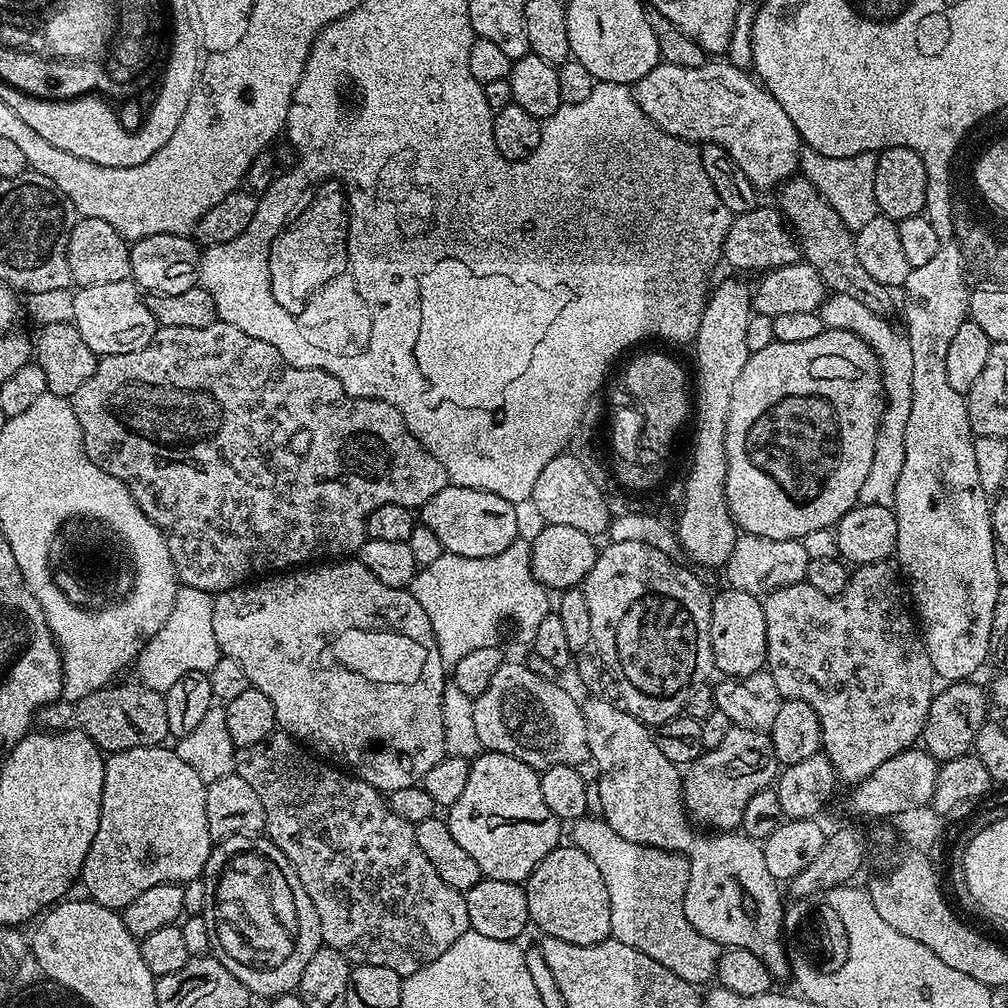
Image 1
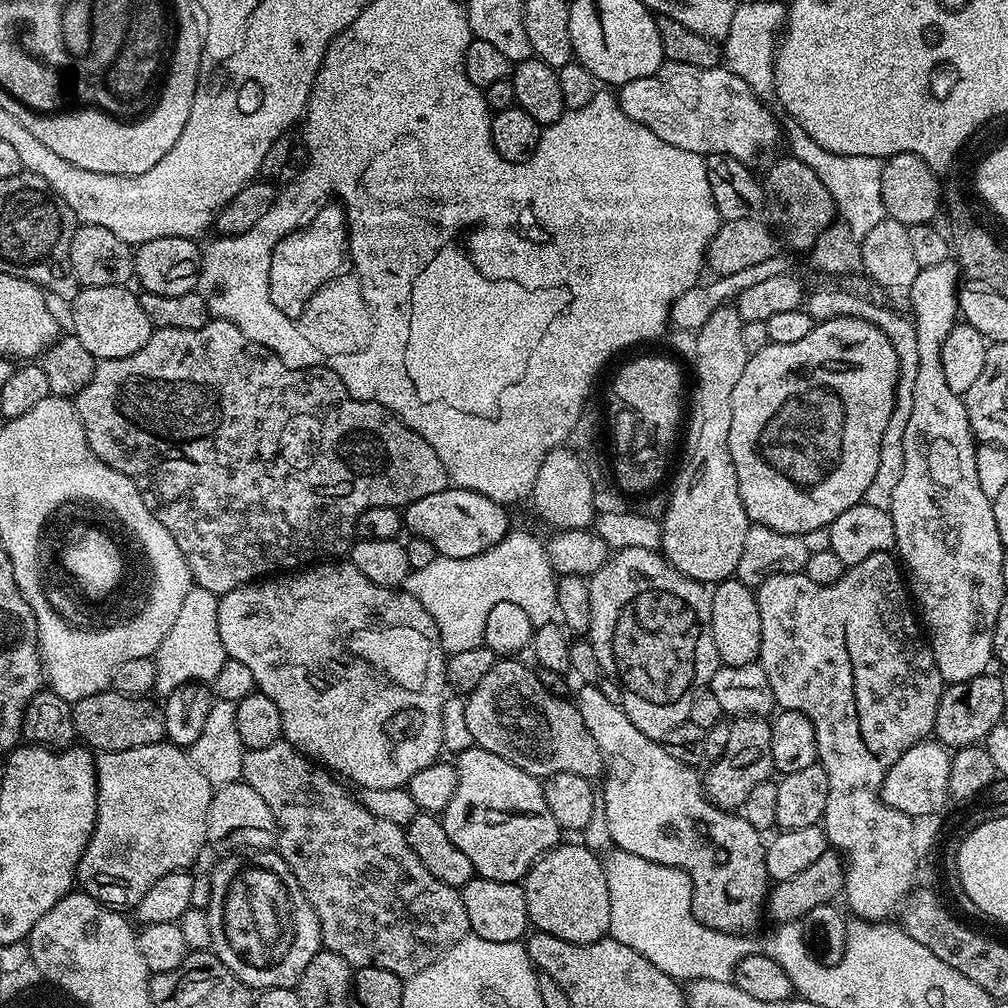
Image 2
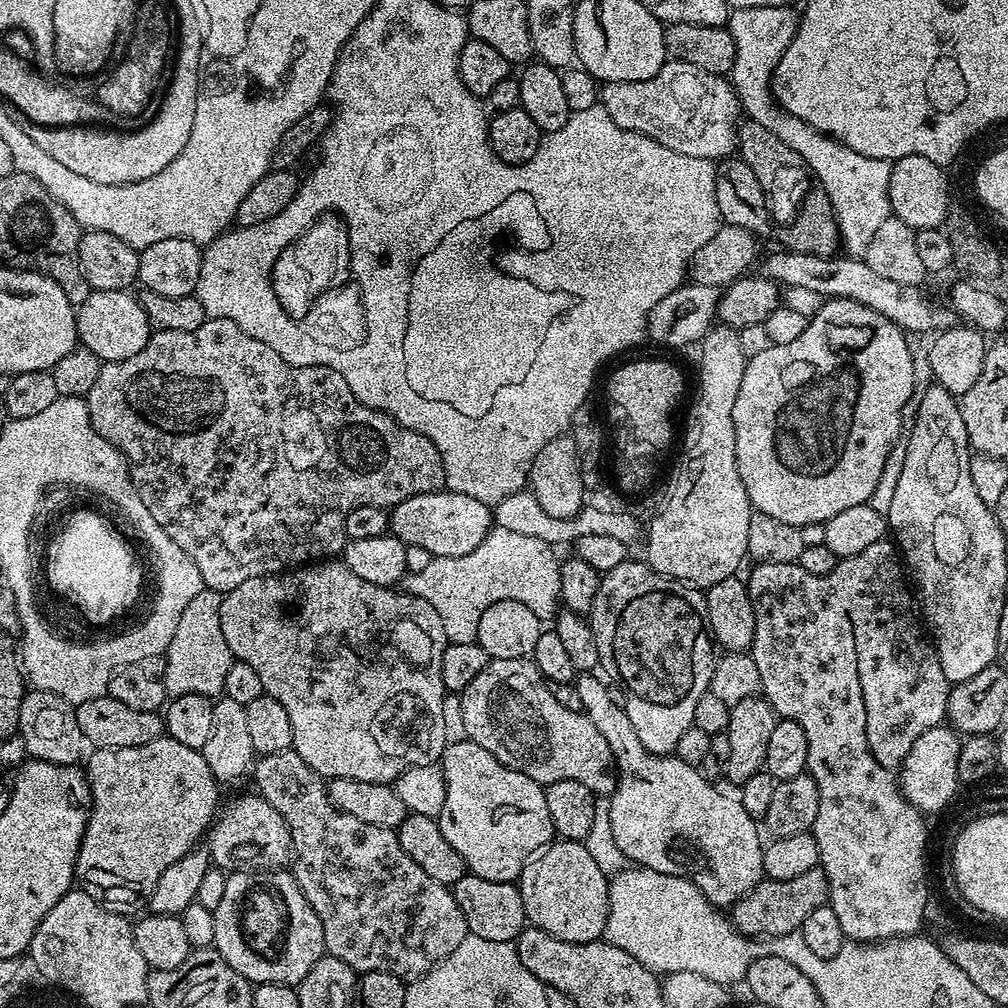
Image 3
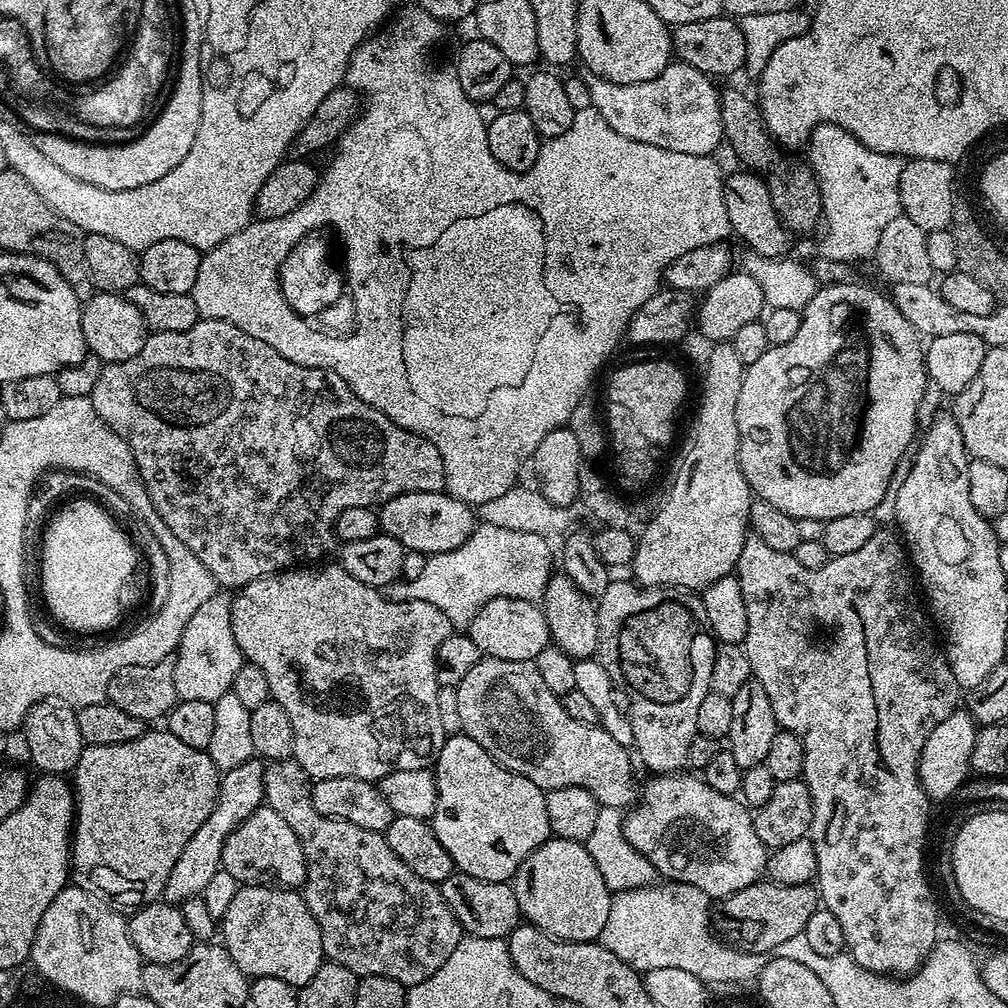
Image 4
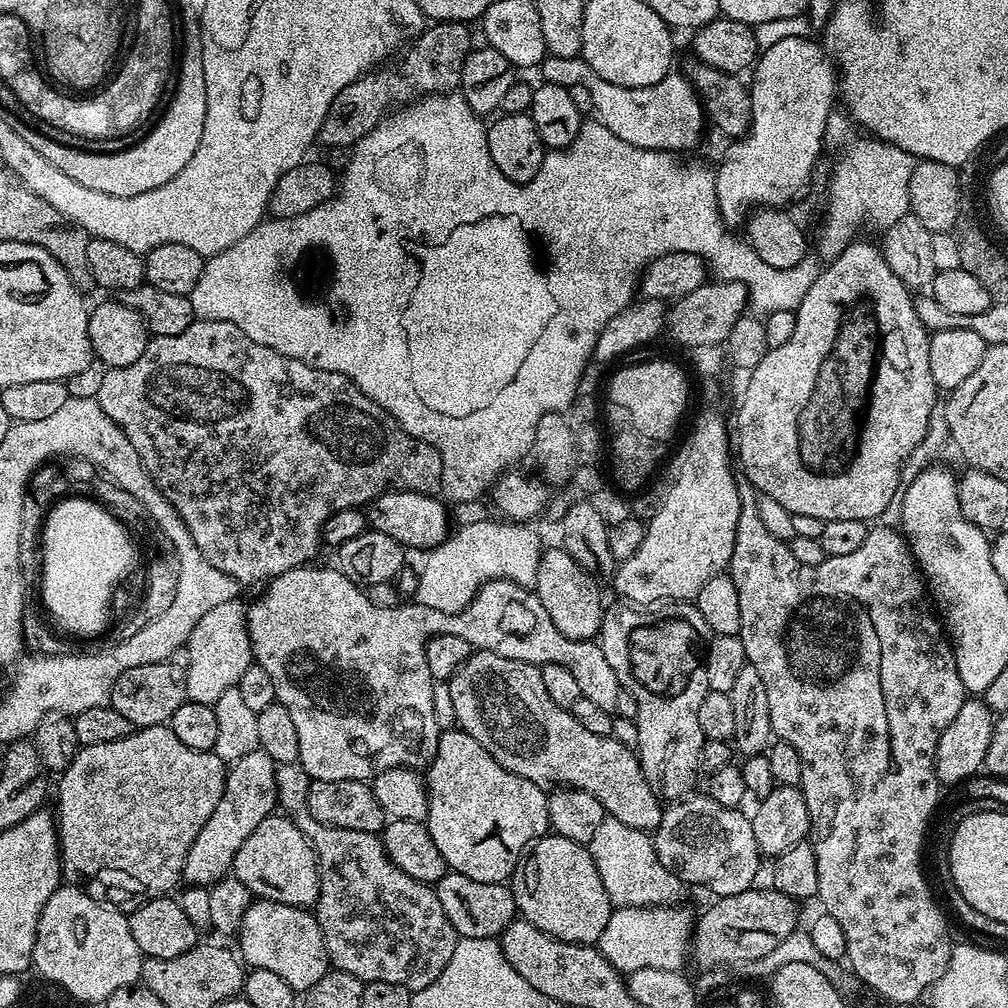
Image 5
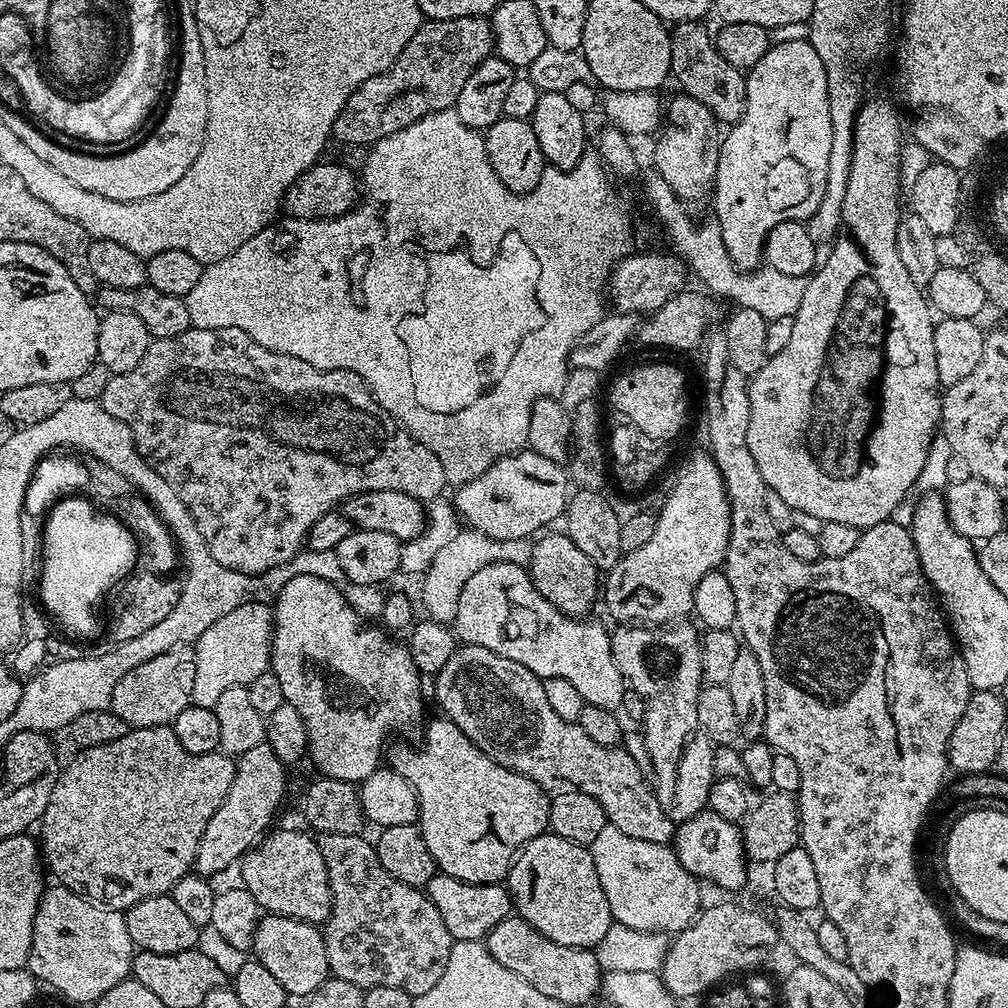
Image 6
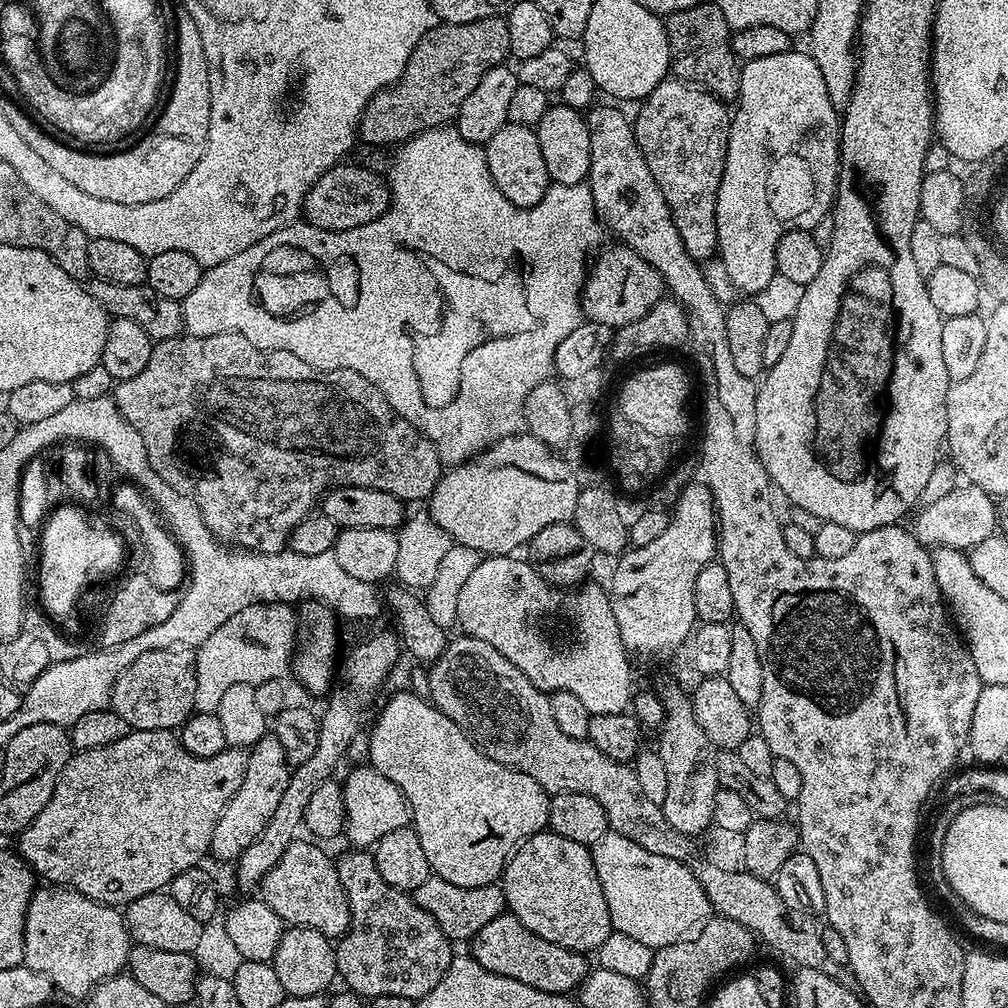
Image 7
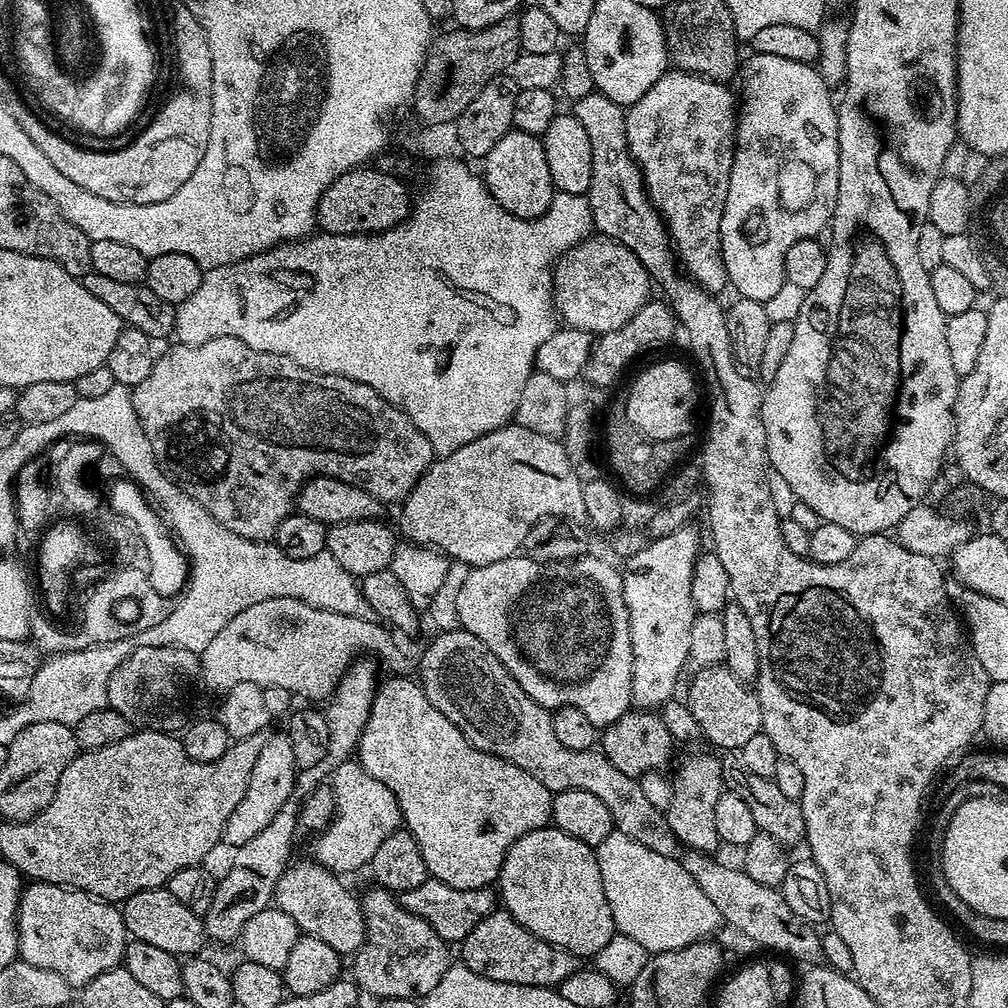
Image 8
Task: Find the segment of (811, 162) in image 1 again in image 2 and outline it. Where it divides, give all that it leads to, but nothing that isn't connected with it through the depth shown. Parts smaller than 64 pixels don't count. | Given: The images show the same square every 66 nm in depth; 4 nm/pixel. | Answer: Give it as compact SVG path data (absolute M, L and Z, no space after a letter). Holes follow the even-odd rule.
M789 119L787 123L782 128L782 136L786 144L788 140L787 151L794 158L806 162L806 166L810 166L810 170L814 170L814 174L822 178L822 186L830 190L830 198L834 198L846 226L850 226L852 233L857 238L870 234L870 230L874 230L878 222L886 219L882 202L884 160L879 156L851 156L822 150L822 146L818 146L818 142L814 142L814 138L810 138L810 134L802 130L797 120Z

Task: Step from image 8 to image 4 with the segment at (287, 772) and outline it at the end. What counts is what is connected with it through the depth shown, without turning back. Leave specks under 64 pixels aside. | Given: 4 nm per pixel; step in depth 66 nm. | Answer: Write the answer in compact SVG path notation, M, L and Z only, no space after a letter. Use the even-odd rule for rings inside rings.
M253 758L242 762L242 766L234 766L227 769L220 778L220 797L216 800L214 810L194 830L194 838L186 842L182 854L178 854L178 862L174 862L174 870L170 872L170 878L166 880L164 887L163 903L185 904L190 898L203 896L206 886L213 880L214 874L220 871L222 862L222 850L226 846L226 838L241 824L254 814L265 803L266 789L264 786L265 761Z

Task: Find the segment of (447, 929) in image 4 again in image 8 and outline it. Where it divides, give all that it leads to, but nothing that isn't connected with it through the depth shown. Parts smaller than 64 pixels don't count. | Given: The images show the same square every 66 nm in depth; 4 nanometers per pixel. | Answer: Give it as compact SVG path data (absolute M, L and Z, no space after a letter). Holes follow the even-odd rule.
M372 886L362 896L364 909L364 944L351 957L351 979L356 981L361 993L368 992L380 1000L390 998L406 998L419 1001L428 996L438 982L442 982L442 974L446 974L450 957L448 957L449 941L442 937L418 914L410 914L400 905L393 893L379 886Z

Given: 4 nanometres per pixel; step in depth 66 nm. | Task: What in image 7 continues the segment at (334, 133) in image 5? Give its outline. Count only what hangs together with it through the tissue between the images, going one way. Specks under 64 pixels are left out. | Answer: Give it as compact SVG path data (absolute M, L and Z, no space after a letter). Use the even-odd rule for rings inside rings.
M503 15L465 24L437 23L414 46L399 80L365 106L358 125L359 139L365 144L399 146L431 128L451 125L486 70L501 67L509 56L510 26Z

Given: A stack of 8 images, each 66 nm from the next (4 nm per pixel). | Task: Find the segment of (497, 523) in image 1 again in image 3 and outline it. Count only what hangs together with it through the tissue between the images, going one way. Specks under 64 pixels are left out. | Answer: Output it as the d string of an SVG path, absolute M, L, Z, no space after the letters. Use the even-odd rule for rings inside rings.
M447 490L414 494L414 498L406 498L406 502L398 502L390 509L391 535L397 536L405 546L423 546L432 557L462 558L462 554L470 554L482 546L493 527L493 509L478 502L478 498L470 498L470 494Z

